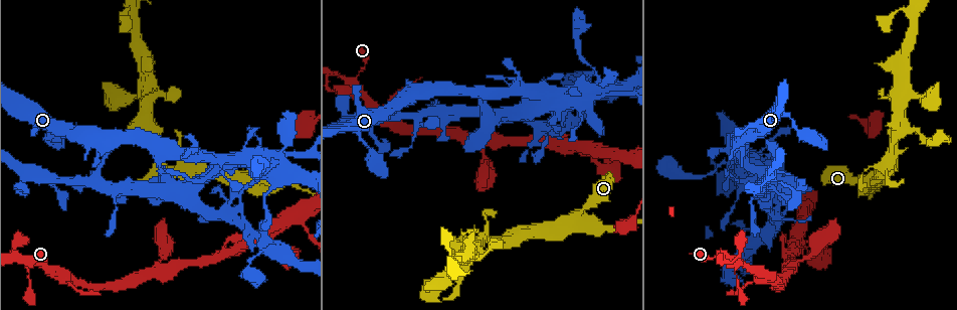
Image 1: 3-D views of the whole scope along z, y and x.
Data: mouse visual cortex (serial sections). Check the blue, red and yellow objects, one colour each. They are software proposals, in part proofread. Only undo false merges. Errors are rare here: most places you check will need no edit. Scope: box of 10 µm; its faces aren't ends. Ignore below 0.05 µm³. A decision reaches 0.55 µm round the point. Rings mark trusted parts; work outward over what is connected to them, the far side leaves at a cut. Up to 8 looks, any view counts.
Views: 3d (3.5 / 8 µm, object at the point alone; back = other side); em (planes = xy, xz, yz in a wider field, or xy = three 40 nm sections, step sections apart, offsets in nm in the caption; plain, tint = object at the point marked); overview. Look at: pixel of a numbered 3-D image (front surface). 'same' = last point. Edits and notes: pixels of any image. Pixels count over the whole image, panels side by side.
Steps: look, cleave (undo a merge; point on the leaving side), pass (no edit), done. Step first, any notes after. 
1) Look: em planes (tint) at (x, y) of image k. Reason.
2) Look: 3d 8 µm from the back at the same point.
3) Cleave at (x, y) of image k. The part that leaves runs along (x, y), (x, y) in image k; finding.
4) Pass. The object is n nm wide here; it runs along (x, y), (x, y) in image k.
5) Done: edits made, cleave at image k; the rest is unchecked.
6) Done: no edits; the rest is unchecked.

Look: 3d 3.5 µm at (478, 89) of image 1.

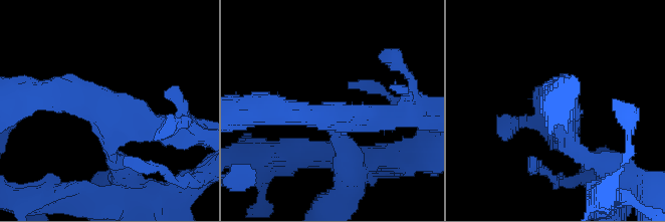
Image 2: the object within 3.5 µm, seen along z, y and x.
Look: em planes (tint) at (107, 117) of image 2. 3 arms meet here; the arms are 200, 350, 400 nm wide; now the EM.

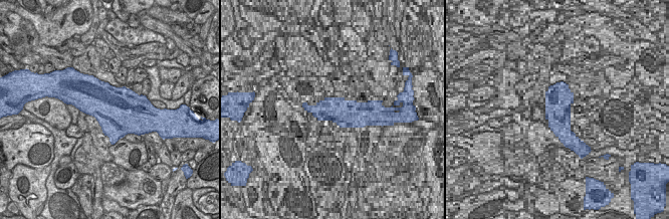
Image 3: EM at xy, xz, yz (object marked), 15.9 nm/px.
Pass. It runs along (50, 90), (96, 102), (119, 162) in image 2; continuous, no second cell.

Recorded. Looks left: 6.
Look: 3d 8 µm from the back at (889, 168) of image 1. Sharp bend.

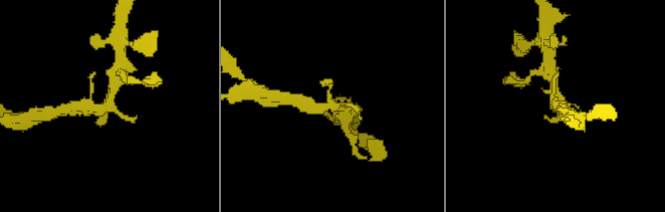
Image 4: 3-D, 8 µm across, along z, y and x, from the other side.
Look: em xy step 5 (tint) at the same point.

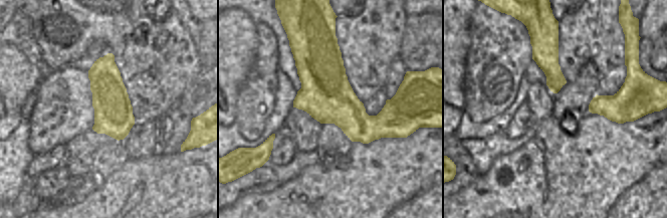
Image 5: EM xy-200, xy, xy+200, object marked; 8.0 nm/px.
Pass. The object is 420 nm wide here; it runs along (78, 106), (101, 110), (113, 79) in image 4; continuous, no second cell.

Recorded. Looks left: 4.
Look: 3d 3.5 µm at (352, 80) of image 1. Abrupt turn.

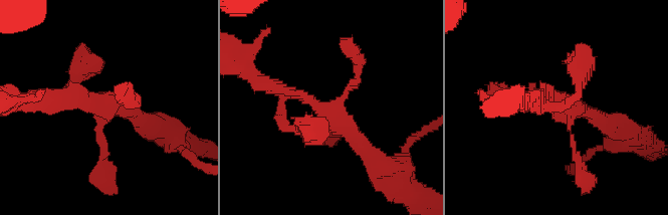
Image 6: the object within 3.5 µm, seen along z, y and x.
Look: em planes (tint) at (106, 101) of image 6.

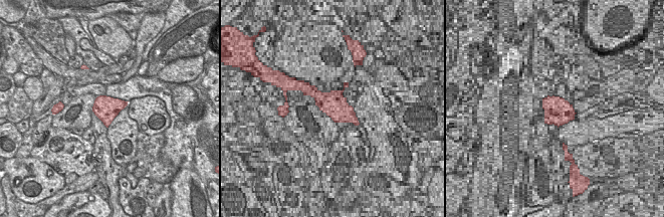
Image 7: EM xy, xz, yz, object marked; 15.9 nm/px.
Pass. It runs along (504, 97), (555, 97), (607, 123) in image 6; one cell here.

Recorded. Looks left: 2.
Look: 3d 3.5 µm at (910, 96) of image 1. Abrupt turn.

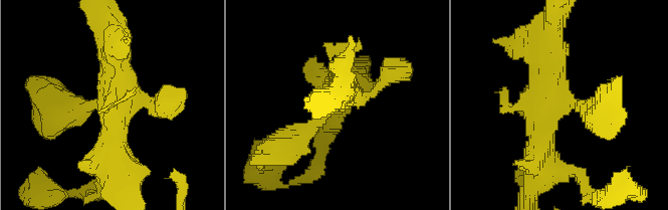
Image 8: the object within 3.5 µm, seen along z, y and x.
Pass. One cell here.

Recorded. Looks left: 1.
Done: no edits; the rest is unchecked.

